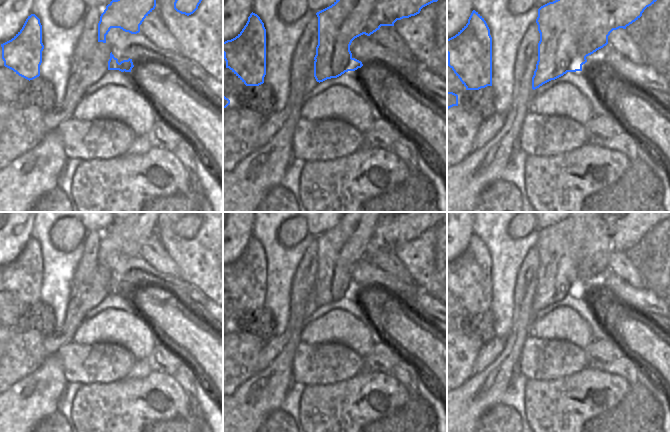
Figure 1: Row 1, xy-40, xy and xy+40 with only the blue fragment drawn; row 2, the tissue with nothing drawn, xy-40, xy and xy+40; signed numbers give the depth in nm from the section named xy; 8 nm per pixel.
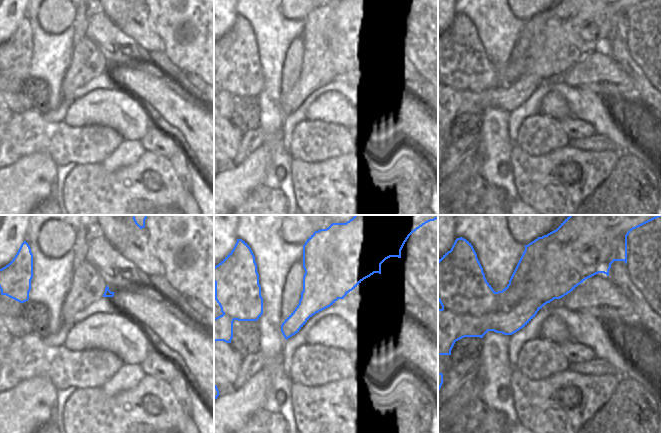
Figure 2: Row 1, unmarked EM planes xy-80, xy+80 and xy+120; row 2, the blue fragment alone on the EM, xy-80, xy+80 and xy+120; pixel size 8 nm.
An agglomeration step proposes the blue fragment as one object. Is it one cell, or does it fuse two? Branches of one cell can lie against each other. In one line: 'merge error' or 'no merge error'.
merge error

